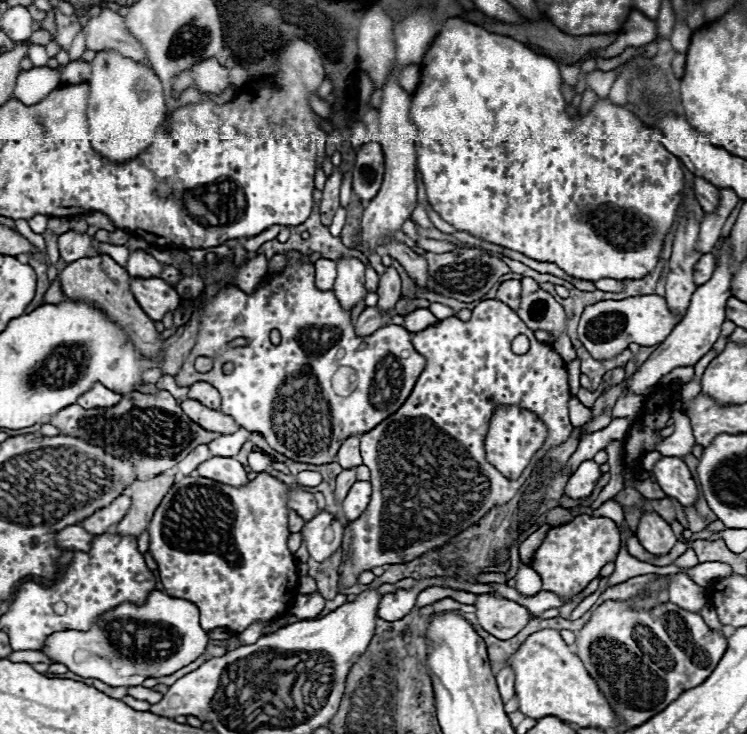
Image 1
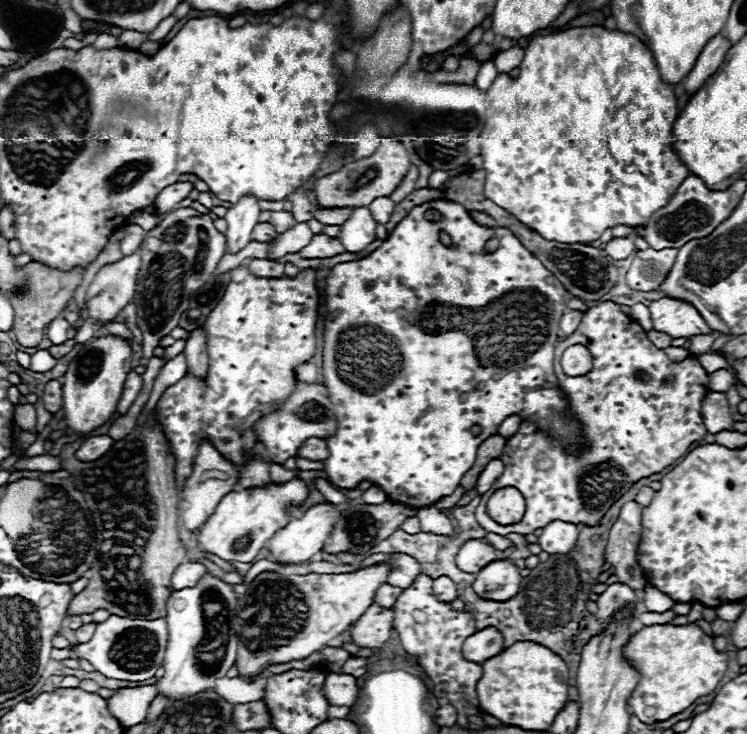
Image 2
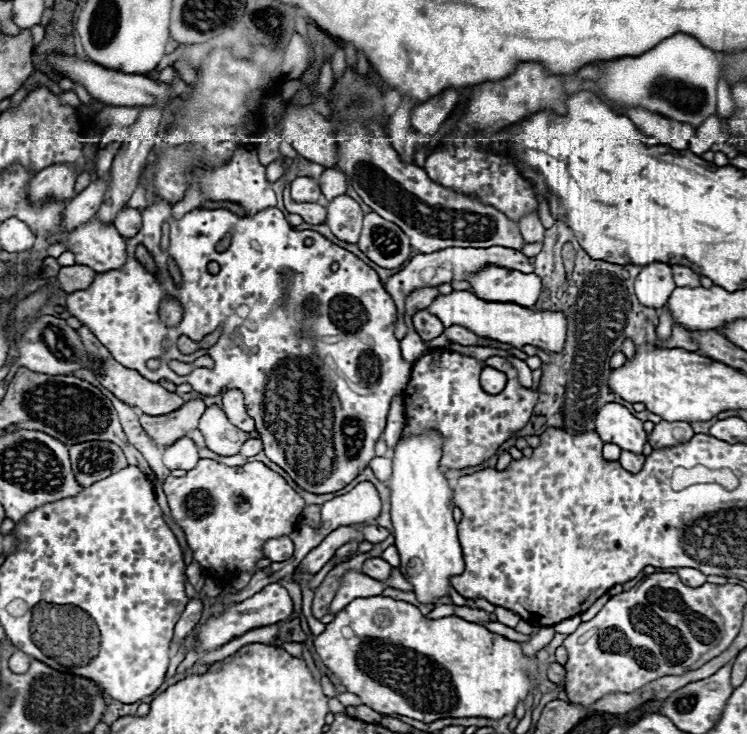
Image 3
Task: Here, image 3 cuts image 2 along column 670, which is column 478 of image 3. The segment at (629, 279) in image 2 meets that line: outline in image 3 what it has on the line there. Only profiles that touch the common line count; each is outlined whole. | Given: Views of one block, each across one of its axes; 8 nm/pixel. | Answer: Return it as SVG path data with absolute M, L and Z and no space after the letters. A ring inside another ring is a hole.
M446 248L440 252L432 252L432 254L416 254L410 258L410 262L396 272L394 276L388 278L386 282L386 292L392 296L392 300L398 306L398 312L404 312L404 300L408 294L412 294L418 288L428 288L428 286L438 286L442 282L450 282L450 280L462 280L466 278L468 272L476 272L478 268L486 266L486 264L500 264L506 268L516 268L520 272L534 272L534 262L532 258L524 256L522 252L516 252L512 248Z

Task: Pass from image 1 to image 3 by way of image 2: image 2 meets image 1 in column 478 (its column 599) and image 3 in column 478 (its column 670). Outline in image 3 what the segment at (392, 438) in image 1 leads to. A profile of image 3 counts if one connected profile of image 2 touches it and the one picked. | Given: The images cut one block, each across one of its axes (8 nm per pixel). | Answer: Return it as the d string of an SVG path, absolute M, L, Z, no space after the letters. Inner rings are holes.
M430 348L420 360L414 362L410 382L404 390L406 426L402 436L436 428L444 436L440 466L448 470L478 466L496 454L496 450L530 420L536 400L538 392L518 384L516 370L506 358L492 356L486 362L478 362L446 348ZM486 366L502 370L508 376L506 388L500 394L486 394L480 388L478 378Z

